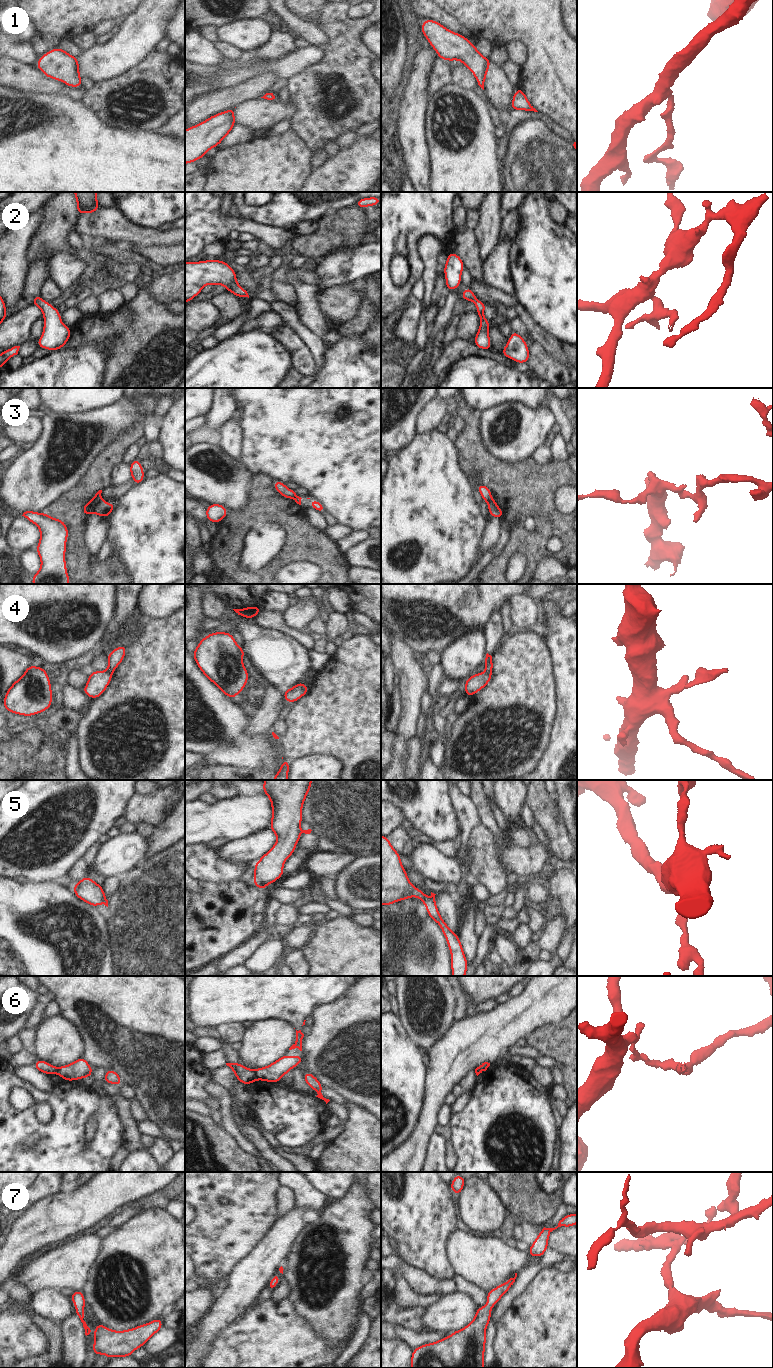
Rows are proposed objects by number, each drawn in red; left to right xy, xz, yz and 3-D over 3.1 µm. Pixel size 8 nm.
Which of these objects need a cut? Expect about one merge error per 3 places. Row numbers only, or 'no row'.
3, 4, 5, 6.

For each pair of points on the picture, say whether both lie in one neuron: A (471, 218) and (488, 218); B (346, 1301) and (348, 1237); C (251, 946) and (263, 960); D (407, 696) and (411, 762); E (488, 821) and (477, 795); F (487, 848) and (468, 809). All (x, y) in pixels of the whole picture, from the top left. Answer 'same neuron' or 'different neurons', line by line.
A: different neurons
B: same neuron
C: different neurons
D: different neurons
E: same neuron
F: different neurons

